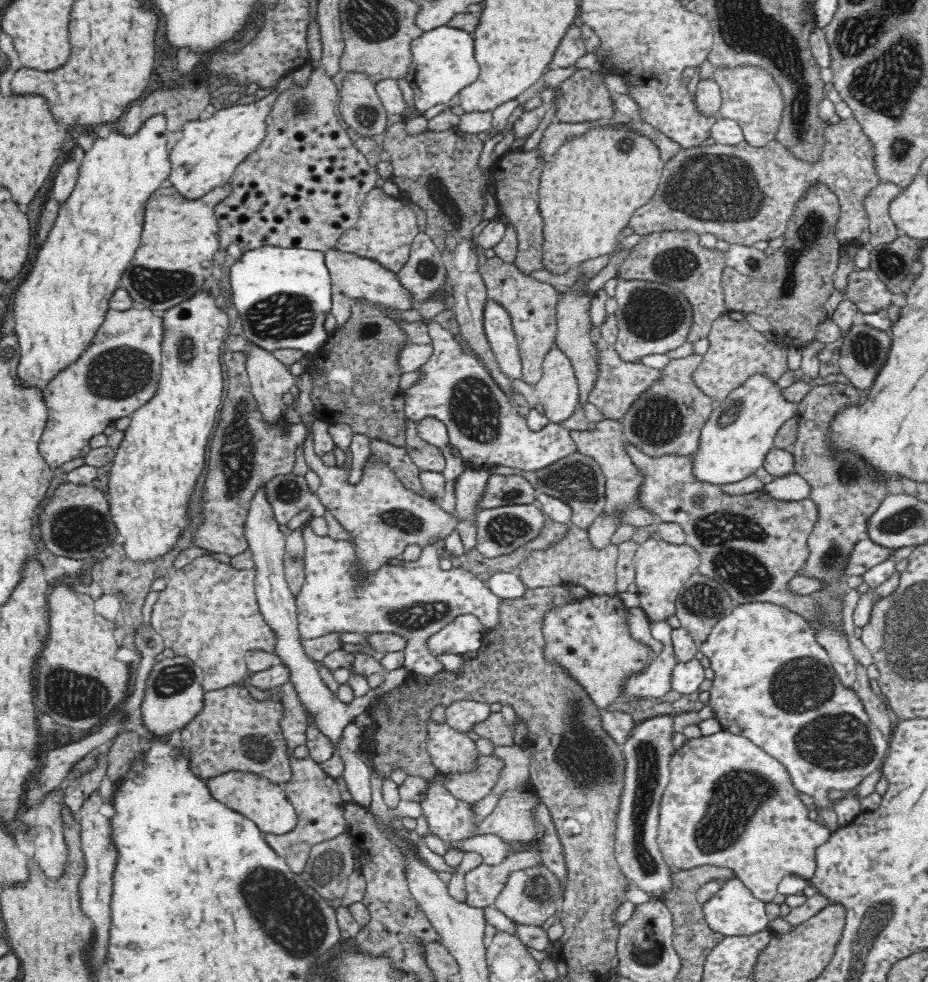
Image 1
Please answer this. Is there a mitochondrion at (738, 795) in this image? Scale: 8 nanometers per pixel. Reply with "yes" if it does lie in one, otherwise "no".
yes

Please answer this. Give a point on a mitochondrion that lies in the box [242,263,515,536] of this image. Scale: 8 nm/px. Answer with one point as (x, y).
(476, 412)

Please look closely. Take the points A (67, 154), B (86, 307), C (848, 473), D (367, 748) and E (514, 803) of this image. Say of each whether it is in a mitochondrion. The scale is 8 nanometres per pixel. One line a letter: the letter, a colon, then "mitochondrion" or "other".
A: other
B: other
C: mitochondrion
D: other
E: other

